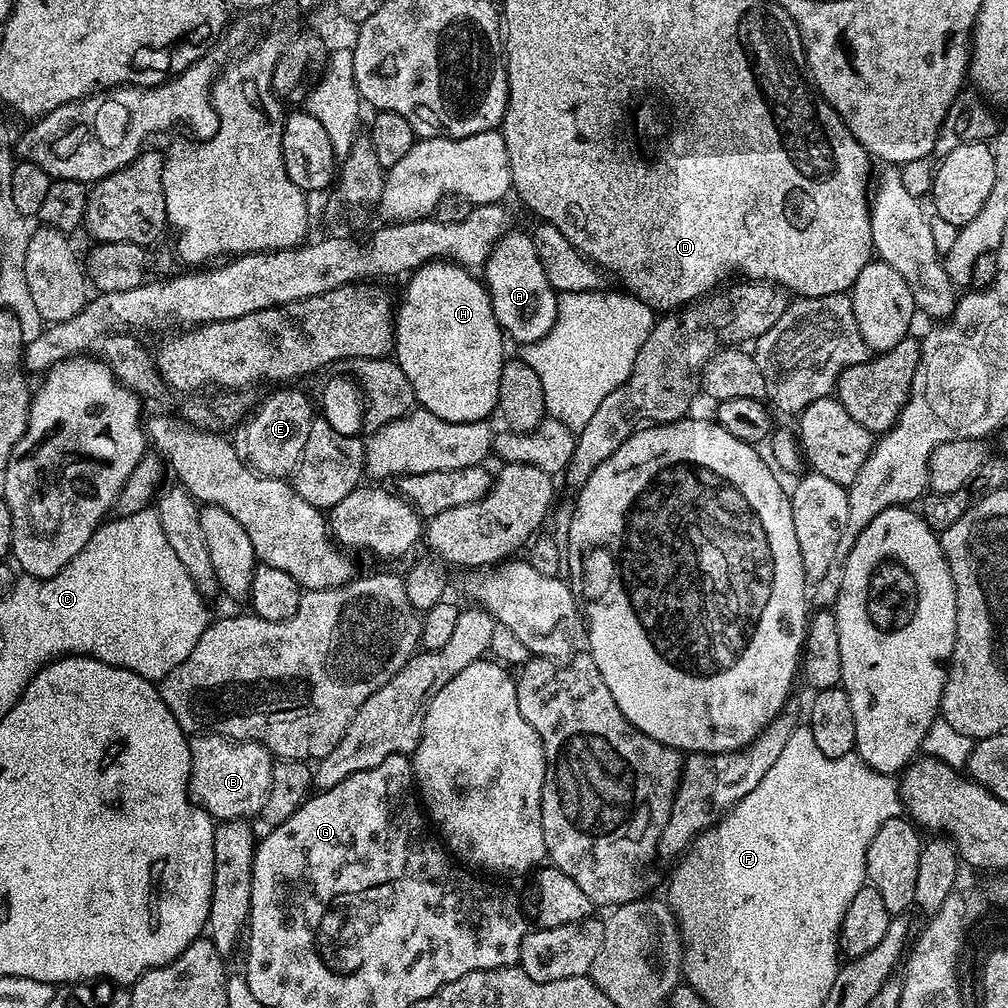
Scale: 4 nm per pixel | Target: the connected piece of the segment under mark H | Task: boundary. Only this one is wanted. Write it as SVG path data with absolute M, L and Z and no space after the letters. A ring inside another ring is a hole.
M434 260L430 264L424 264L407 277L408 285L404 288L404 301L401 304L399 301L394 308L394 359L400 365L402 374L406 374L406 378L410 378L410 386L416 395L416 404L446 422L470 422L473 424L475 420L488 420L491 412L495 413L498 408L498 382L506 359L506 353L504 353L506 337L494 318L492 297L489 296L487 287L477 277L476 281L472 276L475 275L469 269L462 268L448 260Z

